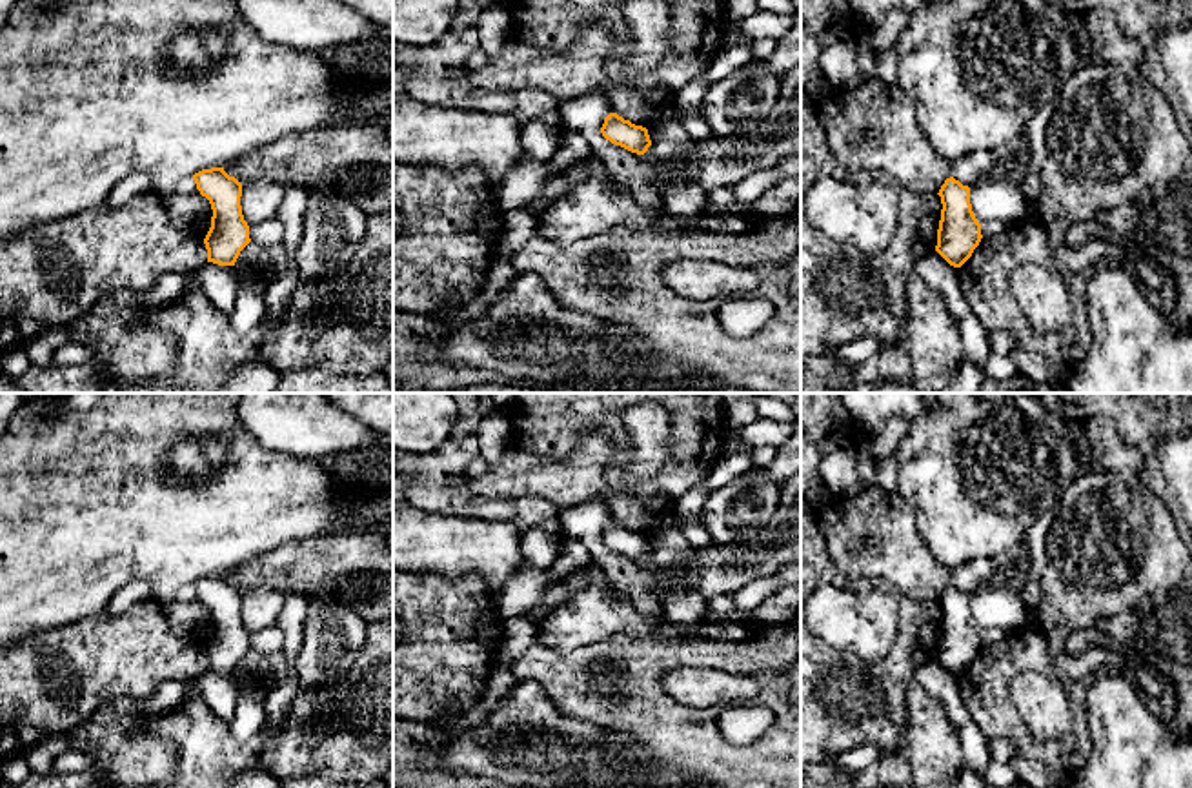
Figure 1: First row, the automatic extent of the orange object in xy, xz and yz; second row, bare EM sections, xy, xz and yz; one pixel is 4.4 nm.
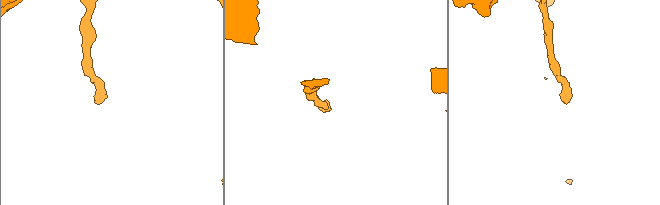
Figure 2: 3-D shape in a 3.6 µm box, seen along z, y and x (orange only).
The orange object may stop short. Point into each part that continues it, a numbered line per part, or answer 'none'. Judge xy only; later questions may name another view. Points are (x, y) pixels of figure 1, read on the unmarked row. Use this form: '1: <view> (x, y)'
none

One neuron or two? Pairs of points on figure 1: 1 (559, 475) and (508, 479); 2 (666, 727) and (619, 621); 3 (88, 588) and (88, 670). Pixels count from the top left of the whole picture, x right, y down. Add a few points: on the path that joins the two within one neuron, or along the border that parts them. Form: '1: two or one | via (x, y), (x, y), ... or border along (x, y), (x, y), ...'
1: one | via (546, 475), (521, 475)
2: two | border along (652, 634), (614, 634), (585, 646)
3: two | border along (104, 610), (48, 630)

